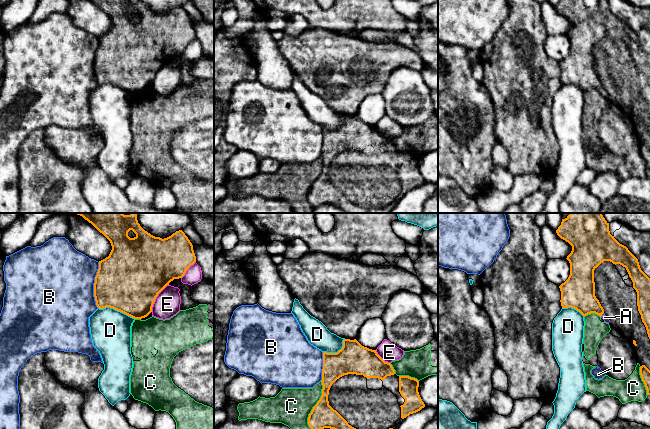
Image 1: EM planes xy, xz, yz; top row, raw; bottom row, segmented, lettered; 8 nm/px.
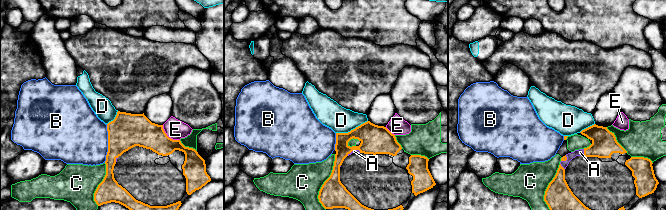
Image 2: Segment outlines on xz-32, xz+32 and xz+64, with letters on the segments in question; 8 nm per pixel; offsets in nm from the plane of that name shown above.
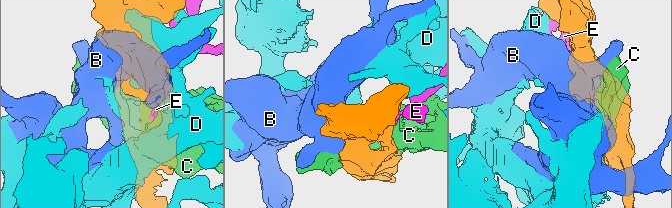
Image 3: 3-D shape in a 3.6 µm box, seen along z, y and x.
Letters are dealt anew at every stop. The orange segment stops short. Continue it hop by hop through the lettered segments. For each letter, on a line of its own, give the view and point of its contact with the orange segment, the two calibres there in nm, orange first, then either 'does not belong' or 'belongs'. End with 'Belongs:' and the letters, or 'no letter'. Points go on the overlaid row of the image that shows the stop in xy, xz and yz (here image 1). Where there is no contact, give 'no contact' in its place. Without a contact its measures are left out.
A: yz (602, 313) | 260/50 nm | belongs
B: xy (94, 285) | 460/500 nm | does not belong
C: xz (315, 405) | 190/300 nm | does not belong
D: xy (116, 309) | 500/320 nm | does not belong
E: xy (155, 298) | 500/200 nm | does not belong
Belongs: A

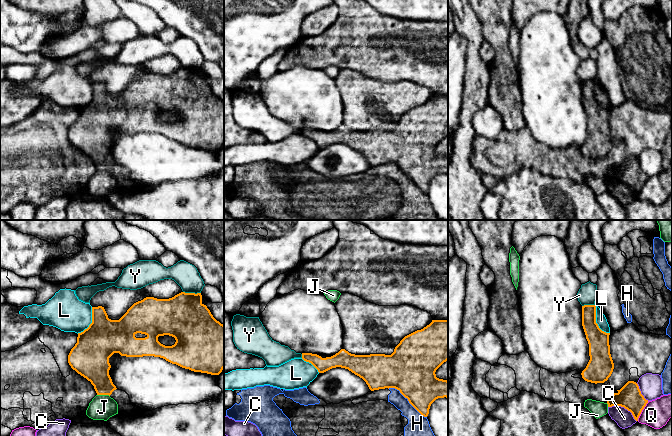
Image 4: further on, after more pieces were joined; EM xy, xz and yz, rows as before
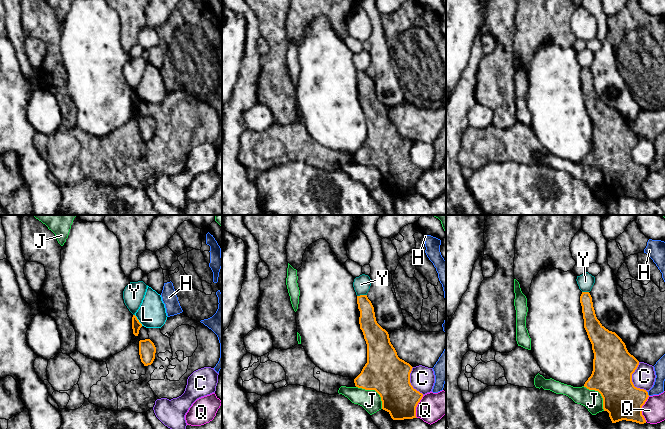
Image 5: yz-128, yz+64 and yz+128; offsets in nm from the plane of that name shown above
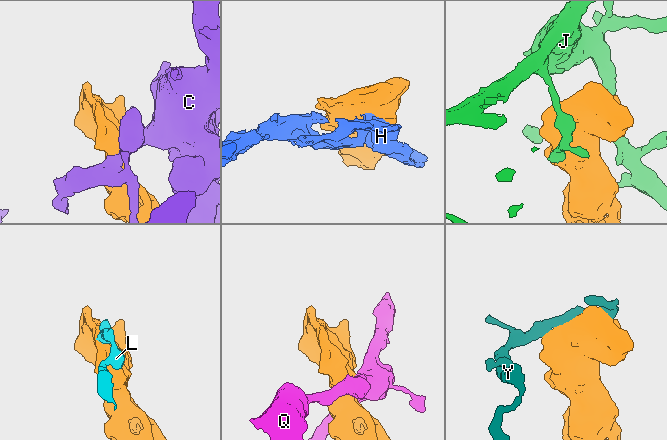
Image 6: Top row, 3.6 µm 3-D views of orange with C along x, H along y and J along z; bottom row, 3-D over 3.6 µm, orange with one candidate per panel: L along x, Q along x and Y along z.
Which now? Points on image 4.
C: yz (624, 407) | 190/140 nm | does not belong
H: xz (408, 400) | 380/170 nm | does not belong
J: xy (103, 394) | 240/200 nm | does not belong
L: yz (595, 321) | 180/90 nm | does not belong
Q: yz (641, 411) | 190/220 nm | does not belong
Y: xy (192, 293) | 360/200 nm | does not belong
Belongs: no letter

